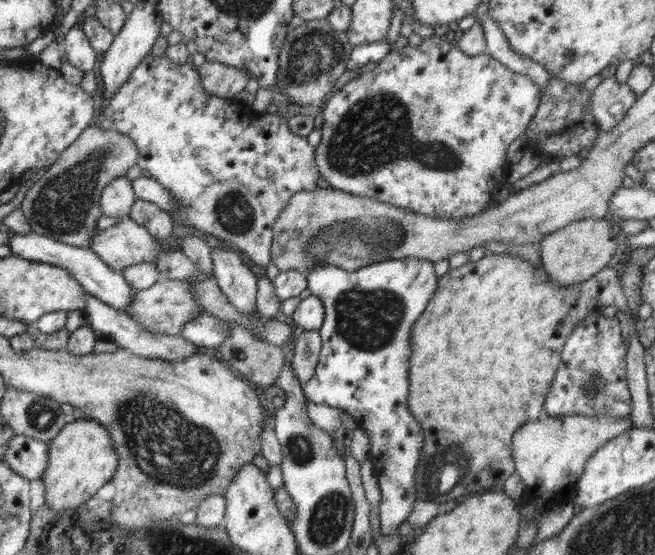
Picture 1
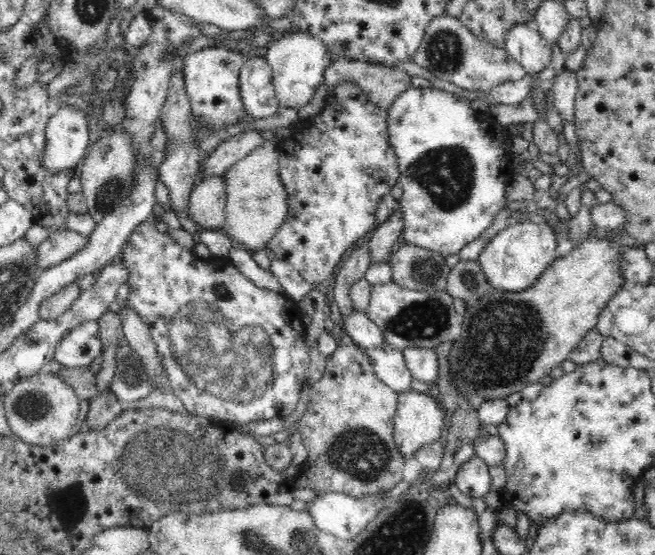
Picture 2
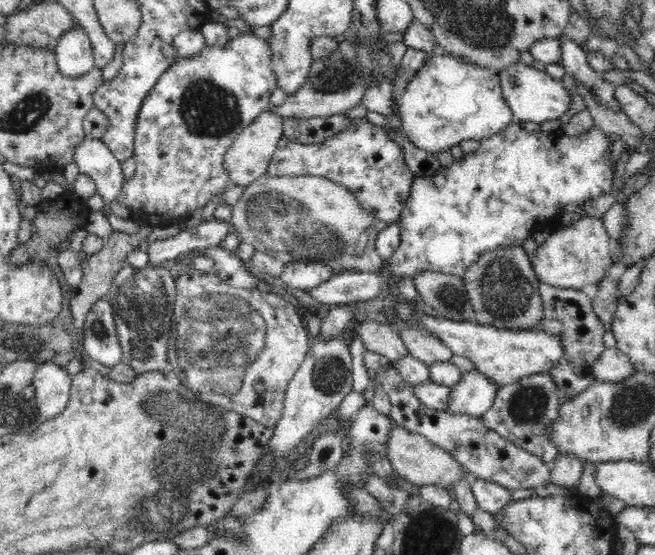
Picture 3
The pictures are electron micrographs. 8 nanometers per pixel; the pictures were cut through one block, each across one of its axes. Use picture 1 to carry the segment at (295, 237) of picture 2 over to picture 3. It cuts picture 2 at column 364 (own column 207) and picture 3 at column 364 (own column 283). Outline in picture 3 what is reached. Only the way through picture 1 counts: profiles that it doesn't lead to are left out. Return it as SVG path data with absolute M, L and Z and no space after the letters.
M366 117L353 120L353 125L345 131L339 132L332 138L321 143L294 142L283 136L279 142L272 160L267 169L269 176L314 176L323 177L332 182L337 182L347 188L358 199L360 206L376 220L393 223L400 218L406 198L410 194L412 180L415 178L410 168L404 162L403 152L400 147L386 134L386 129L370 123Z

